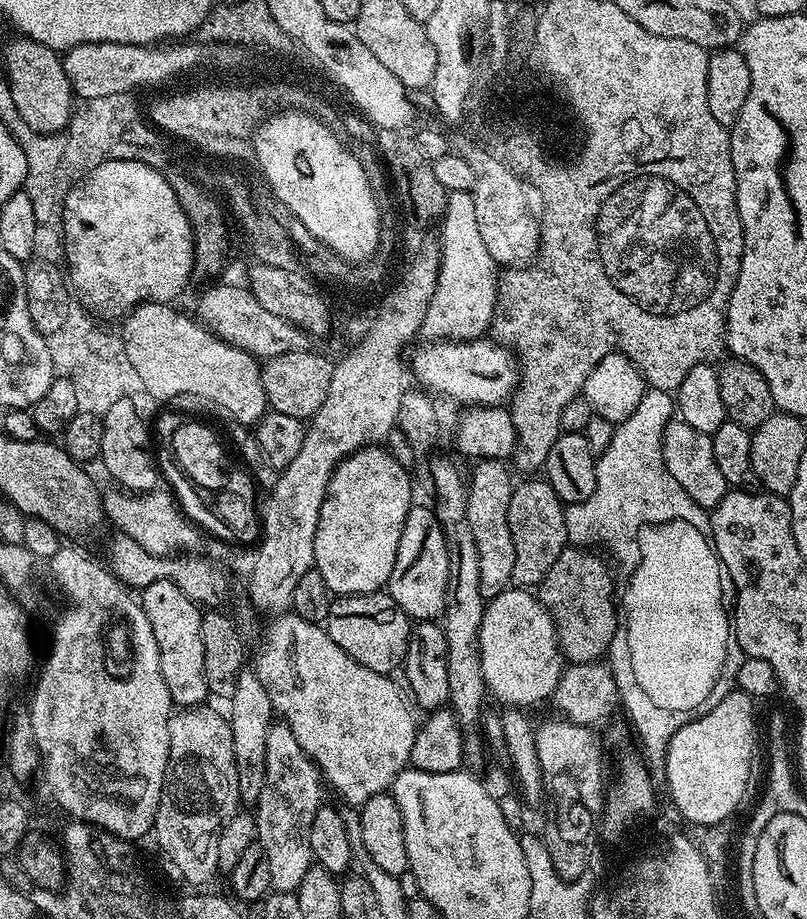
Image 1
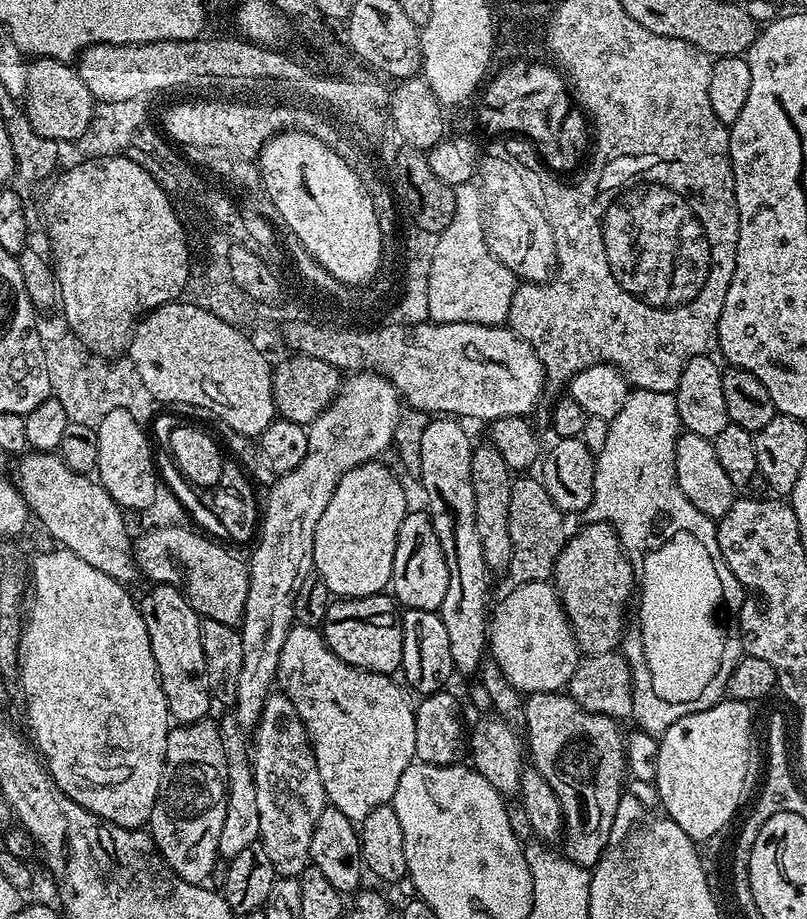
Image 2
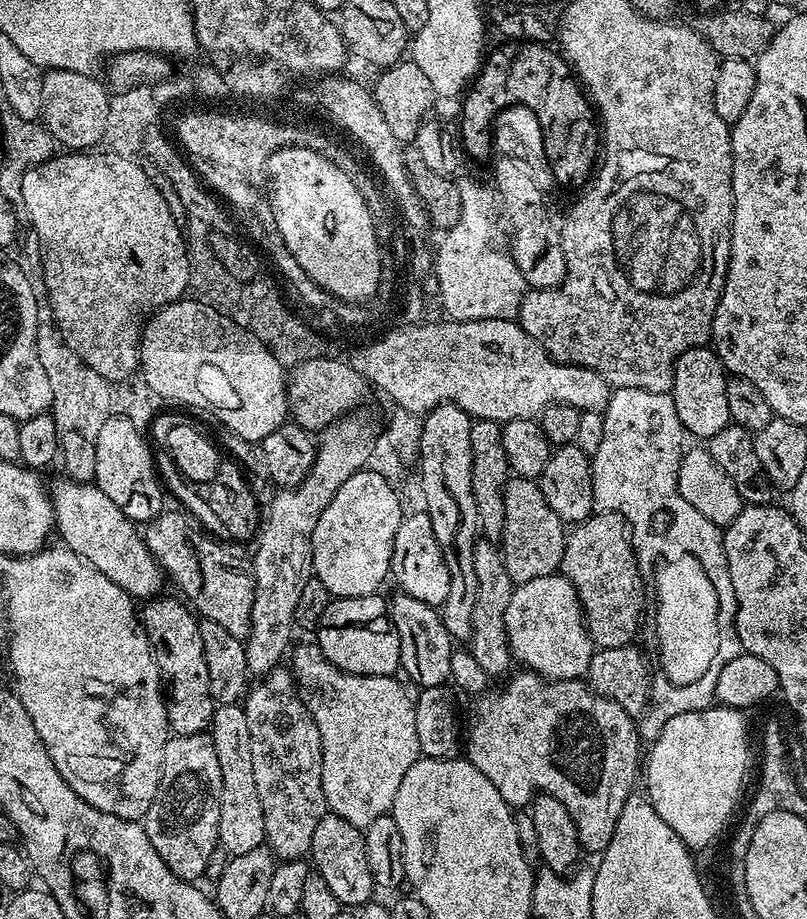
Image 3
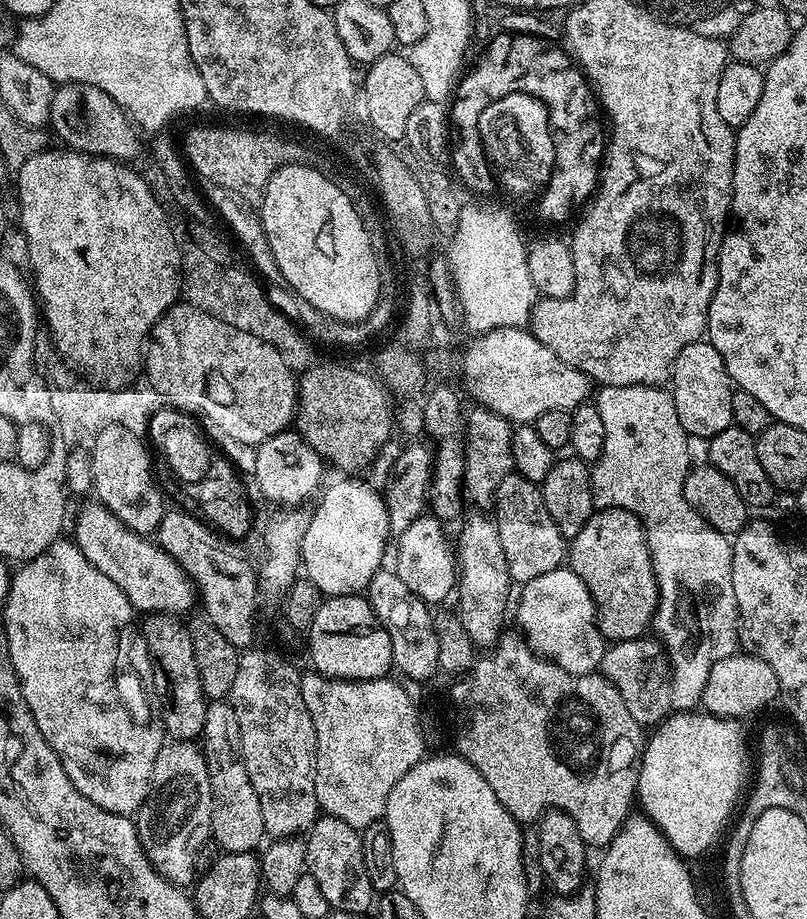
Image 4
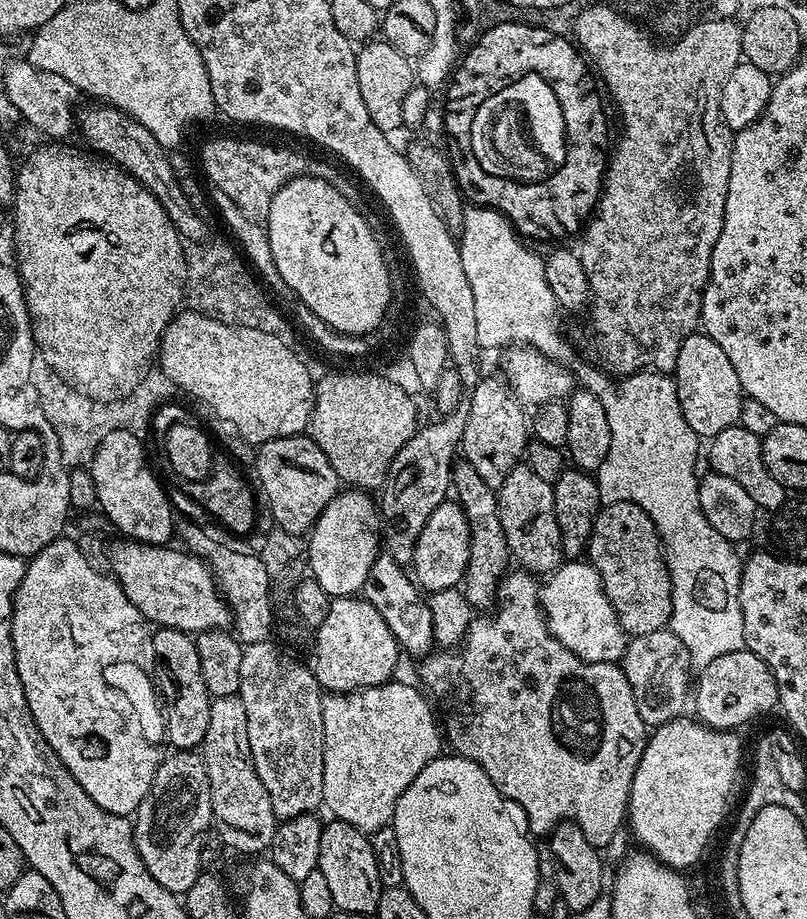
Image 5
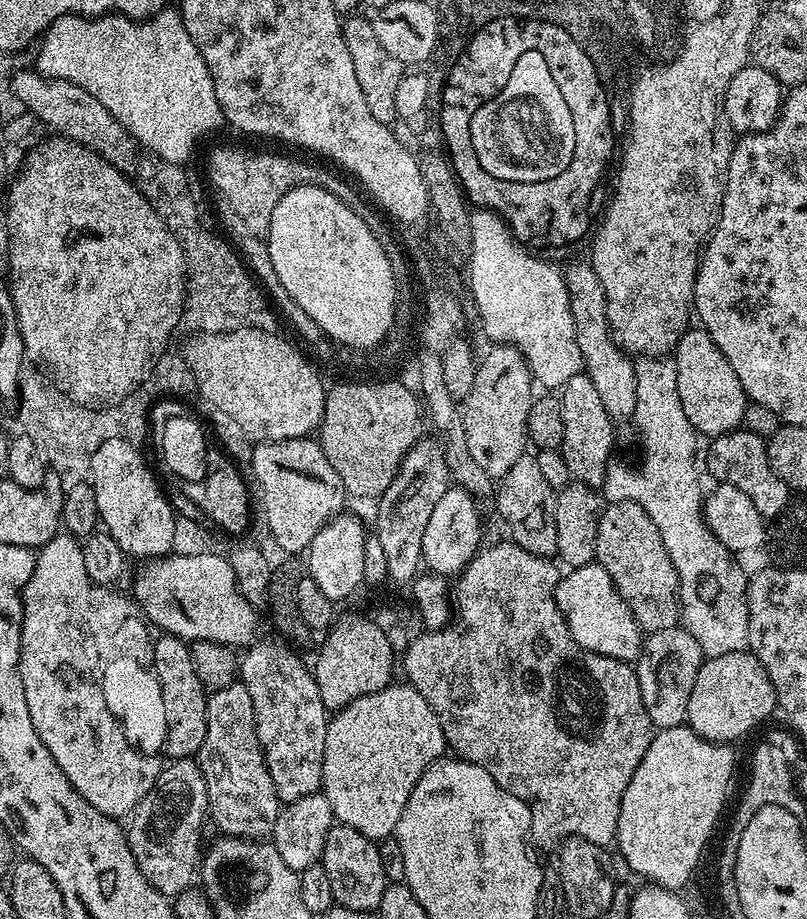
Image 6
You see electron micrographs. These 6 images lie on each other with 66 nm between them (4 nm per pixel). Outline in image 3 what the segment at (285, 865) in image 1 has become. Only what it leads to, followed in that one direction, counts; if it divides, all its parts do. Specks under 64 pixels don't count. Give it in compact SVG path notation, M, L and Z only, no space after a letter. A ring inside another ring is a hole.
M287 667L272 668L255 684L247 691L242 707L250 733L250 754L262 803L265 841L279 861L301 859L311 851L318 822L330 812L322 790L322 738L307 706L301 702L296 681Z

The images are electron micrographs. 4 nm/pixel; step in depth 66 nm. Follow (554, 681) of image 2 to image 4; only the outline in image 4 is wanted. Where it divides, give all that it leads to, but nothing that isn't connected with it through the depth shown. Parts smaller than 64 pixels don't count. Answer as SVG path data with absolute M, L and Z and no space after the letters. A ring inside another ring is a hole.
M561 566L534 578L519 591L520 601L515 601L514 614L516 610L519 631L528 645L572 674L597 671L606 651L606 641L588 583L571 566Z

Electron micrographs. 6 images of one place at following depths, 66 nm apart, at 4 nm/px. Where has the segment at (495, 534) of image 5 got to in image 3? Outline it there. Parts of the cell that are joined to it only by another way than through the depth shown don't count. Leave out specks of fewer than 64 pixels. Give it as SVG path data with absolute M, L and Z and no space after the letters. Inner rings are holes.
M486 538L479 539L474 550L474 572L478 577L478 593L474 612L471 614L472 639L468 642L469 651L485 674L496 680L511 671L512 655L509 650L508 632L505 630L505 614L512 597L513 583L506 566L501 549Z

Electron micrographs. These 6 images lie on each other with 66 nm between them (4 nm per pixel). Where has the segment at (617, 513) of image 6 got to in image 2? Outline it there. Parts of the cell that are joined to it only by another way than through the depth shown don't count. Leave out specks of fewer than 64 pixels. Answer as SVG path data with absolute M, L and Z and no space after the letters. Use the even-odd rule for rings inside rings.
M588 522L585 525L581 532L576 532L573 536L571 533L565 539L564 549L558 554L551 579L556 591L560 593L560 605L568 615L573 632L576 633L581 653L584 656L593 656L615 652L621 647L619 644L620 635L624 632L624 603L631 596L633 599L634 582L632 586L632 564L627 556L629 553L620 543L612 526L603 522Z

